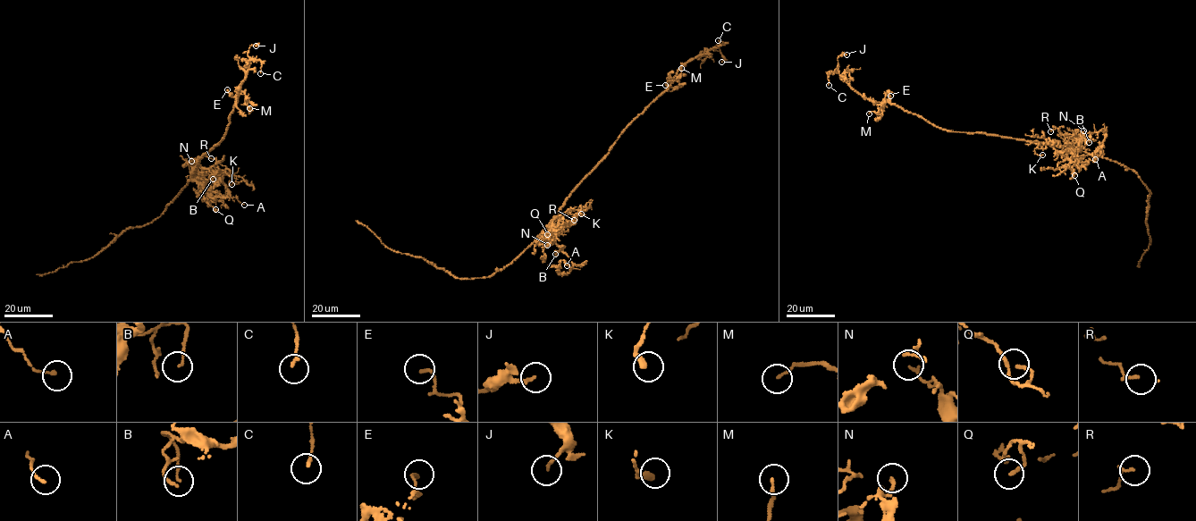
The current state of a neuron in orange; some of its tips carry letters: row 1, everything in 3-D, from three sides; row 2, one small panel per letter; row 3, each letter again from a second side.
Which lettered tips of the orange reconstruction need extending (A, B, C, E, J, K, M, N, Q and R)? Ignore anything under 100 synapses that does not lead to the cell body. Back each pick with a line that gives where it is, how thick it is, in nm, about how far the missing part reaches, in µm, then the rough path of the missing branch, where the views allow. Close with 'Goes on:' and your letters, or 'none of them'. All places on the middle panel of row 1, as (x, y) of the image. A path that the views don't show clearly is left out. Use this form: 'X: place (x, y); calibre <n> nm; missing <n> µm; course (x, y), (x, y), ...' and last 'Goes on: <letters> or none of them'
Goes on: none of them

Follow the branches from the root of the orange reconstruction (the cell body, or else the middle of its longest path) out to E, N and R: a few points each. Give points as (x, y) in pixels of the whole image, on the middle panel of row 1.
E: (560, 207), (608, 153), (624, 130), (669, 86), (668, 83), (665, 85)
N: (560, 207), (545, 230), (546, 237), (550, 239), (547, 245)
R: (560, 207), (548, 227), (548, 234), (559, 225), (574, 220)

